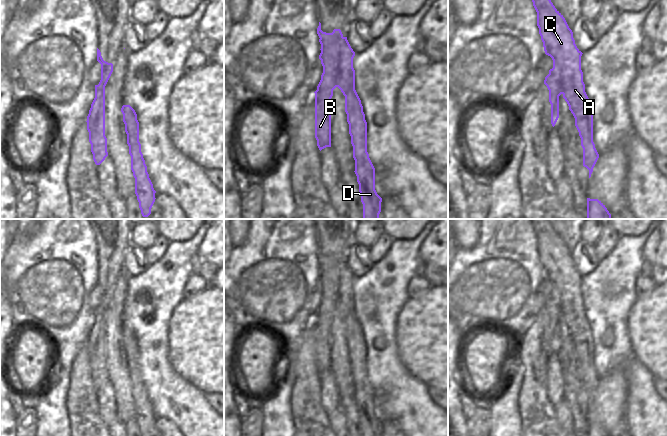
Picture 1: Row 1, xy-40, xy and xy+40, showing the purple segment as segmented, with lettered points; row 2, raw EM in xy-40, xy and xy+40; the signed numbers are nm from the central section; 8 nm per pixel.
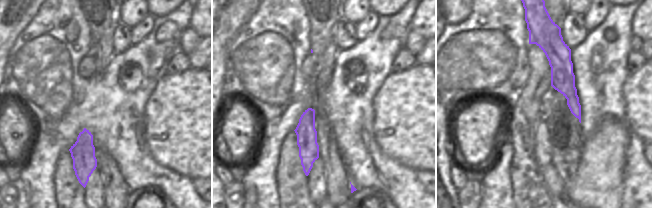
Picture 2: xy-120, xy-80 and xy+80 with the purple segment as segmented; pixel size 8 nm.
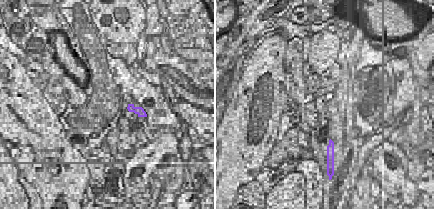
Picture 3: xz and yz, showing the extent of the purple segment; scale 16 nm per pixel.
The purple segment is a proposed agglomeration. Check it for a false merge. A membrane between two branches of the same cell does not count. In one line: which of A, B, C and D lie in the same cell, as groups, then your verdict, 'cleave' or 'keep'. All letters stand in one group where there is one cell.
A C D / B; cleave

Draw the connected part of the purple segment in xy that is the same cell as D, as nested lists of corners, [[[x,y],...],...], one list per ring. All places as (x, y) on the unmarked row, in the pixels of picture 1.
[[[347,261],[339,264],[337,276],[339,278],[337,311],[345,320],[345,336],[355,384],[354,396],[359,408],[363,436],[381,436],[382,422],[375,414],[375,392],[367,376],[367,346],[361,324],[355,314],[355,294],[353,292],[355,276]]]

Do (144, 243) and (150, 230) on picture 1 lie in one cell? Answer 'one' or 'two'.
one

